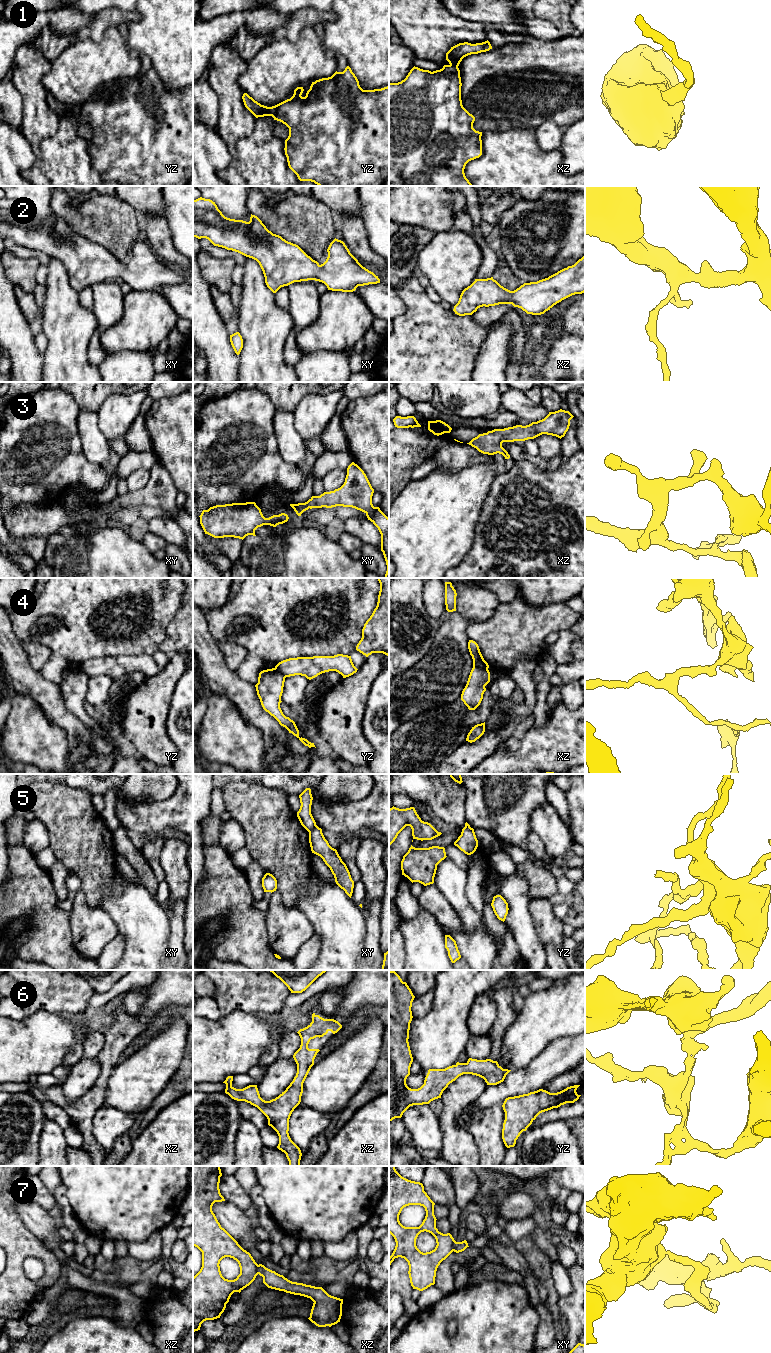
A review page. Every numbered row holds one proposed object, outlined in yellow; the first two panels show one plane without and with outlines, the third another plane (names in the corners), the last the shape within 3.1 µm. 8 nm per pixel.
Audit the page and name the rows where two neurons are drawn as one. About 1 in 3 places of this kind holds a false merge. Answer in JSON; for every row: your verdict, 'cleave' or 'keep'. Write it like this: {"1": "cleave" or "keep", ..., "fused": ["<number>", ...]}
{"1": "keep", "2": "keep", "3": "keep", "4": "cleave", "5": "cleave", "6": "keep", "7": "cleave", "fused": ["4", "5", "7"]}

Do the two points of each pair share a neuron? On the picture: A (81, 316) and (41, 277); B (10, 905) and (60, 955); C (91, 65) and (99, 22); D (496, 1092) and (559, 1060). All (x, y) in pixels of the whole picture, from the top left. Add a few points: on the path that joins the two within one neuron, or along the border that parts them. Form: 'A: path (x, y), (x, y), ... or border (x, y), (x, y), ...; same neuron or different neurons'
A: border (47, 266), (47, 280), (44, 286); different neurons
B: path (26, 907), (50, 931), (50, 939); same neuron
C: border (113, 26), (105, 30), (99, 41), (86, 34); different neurons
D: path (512, 1085), (532, 1078), (543, 1068); same neuron

